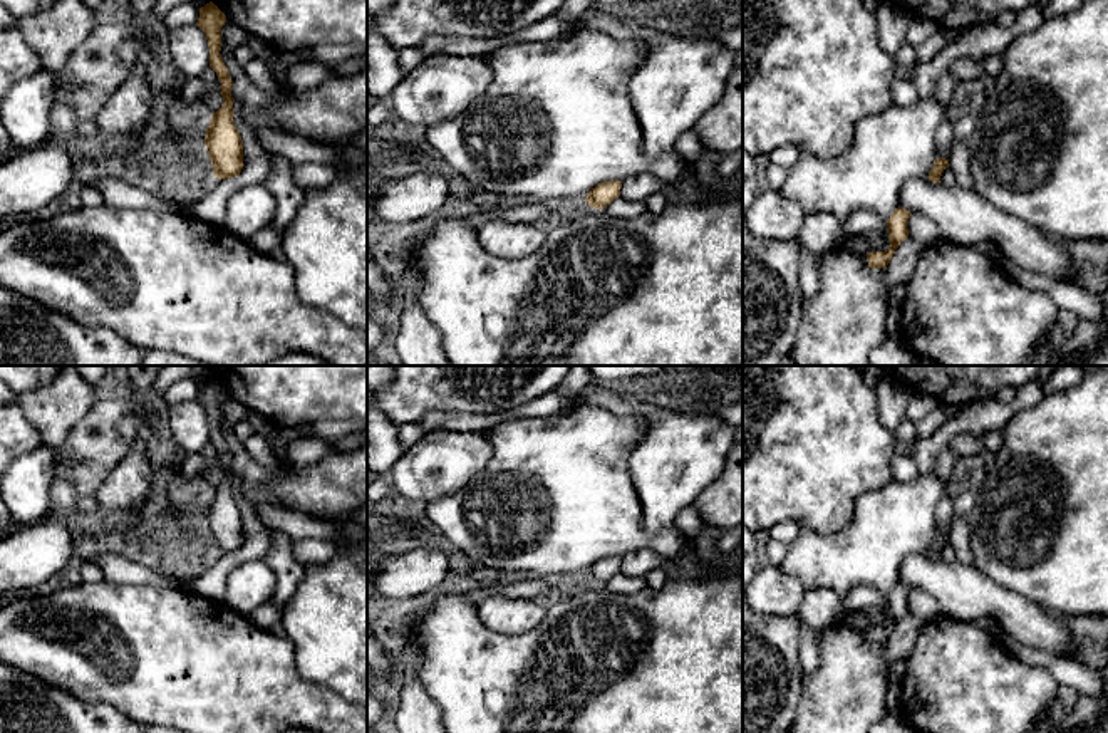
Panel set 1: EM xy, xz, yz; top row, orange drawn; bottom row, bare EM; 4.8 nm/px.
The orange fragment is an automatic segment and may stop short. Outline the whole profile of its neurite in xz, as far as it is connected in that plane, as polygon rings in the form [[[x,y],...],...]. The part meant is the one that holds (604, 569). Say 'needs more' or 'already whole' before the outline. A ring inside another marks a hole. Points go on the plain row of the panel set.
already whole | [[[610,555],[598,559],[592,564],[585,574],[585,579],[592,584],[603,585],[614,575],[620,572],[622,557]]]

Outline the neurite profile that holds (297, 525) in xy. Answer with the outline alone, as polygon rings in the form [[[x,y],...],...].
[[[258,502],[255,507],[258,517],[272,532],[283,532],[292,542],[303,538],[344,540],[342,530],[332,520],[305,515],[265,502]]]

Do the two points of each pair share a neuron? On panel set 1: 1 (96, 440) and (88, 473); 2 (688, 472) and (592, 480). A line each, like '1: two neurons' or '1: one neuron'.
1: one neuron
2: two neurons

